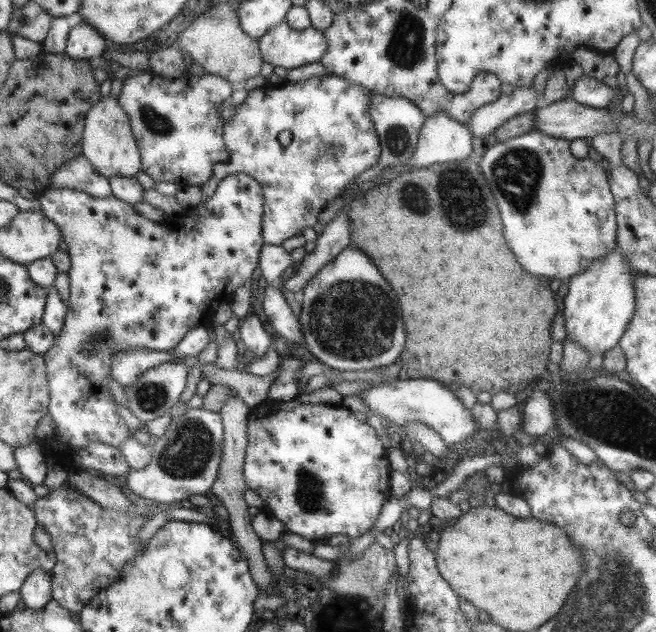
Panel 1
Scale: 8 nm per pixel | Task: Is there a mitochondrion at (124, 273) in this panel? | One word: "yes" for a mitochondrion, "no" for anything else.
no

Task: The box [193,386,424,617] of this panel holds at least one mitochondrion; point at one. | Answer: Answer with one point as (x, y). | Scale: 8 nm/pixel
(309, 492)

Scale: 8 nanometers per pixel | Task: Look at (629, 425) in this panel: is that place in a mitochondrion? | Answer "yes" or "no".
yes

